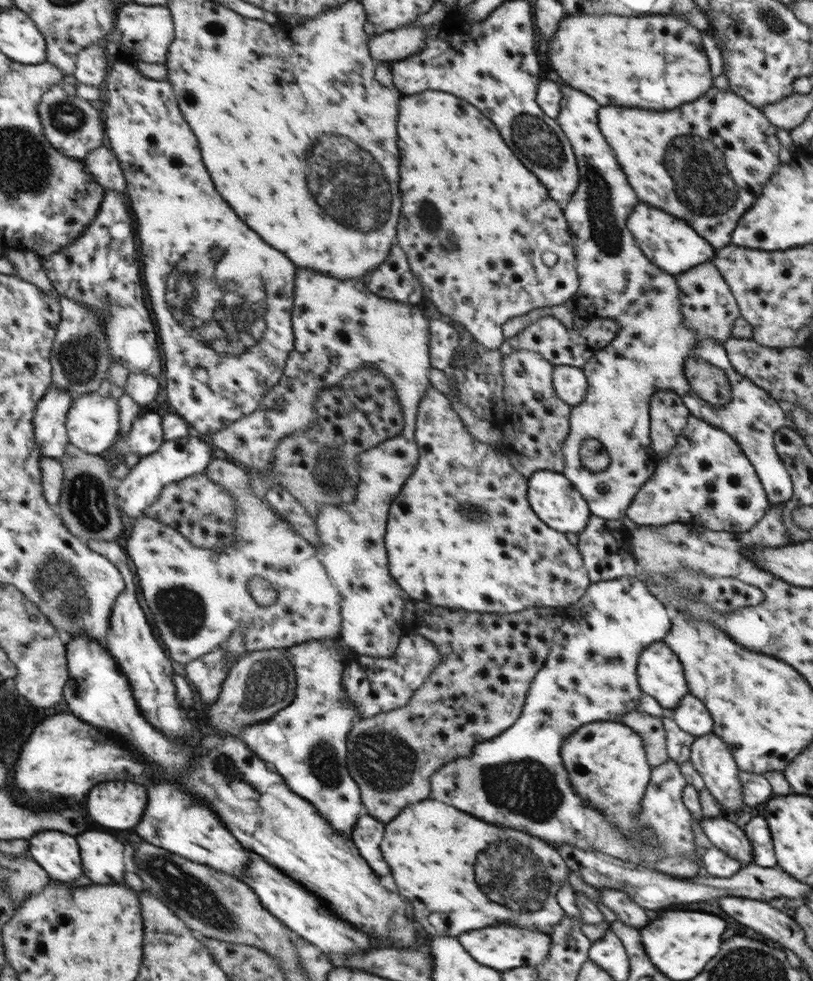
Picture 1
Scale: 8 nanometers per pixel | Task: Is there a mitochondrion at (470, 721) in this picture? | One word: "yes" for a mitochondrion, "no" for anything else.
no

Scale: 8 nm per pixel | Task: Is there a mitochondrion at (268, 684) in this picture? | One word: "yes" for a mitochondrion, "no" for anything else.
yes

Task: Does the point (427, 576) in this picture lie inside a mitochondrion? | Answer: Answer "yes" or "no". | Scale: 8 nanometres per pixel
no

